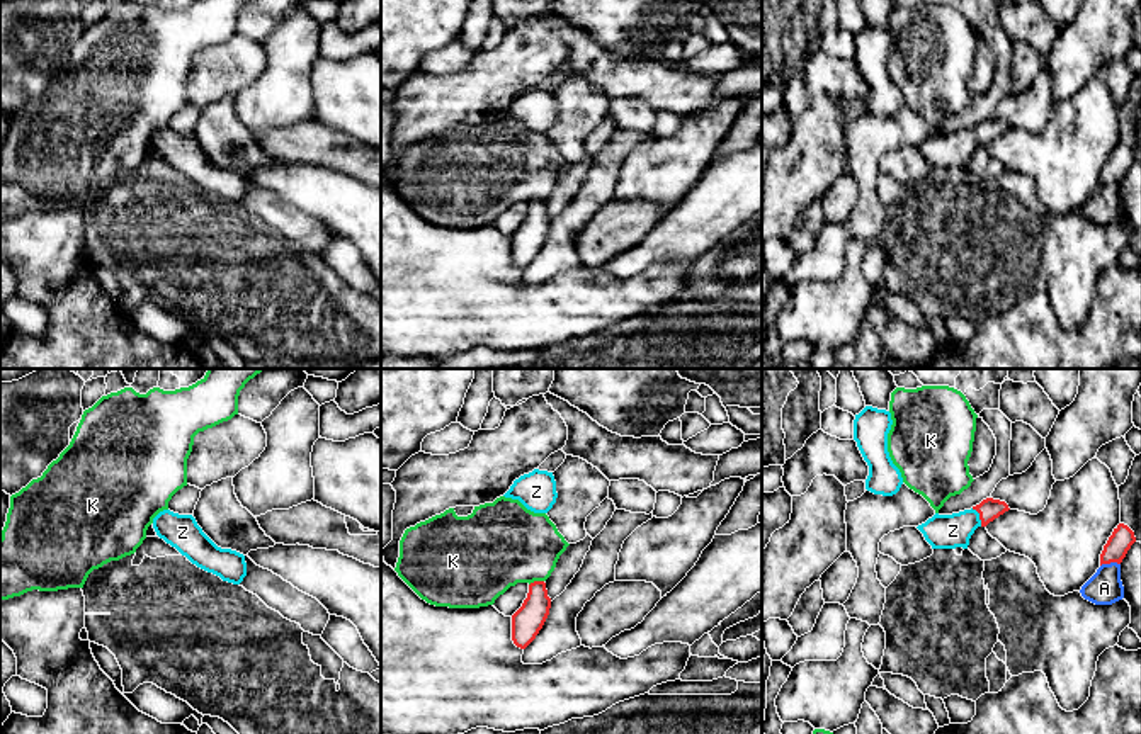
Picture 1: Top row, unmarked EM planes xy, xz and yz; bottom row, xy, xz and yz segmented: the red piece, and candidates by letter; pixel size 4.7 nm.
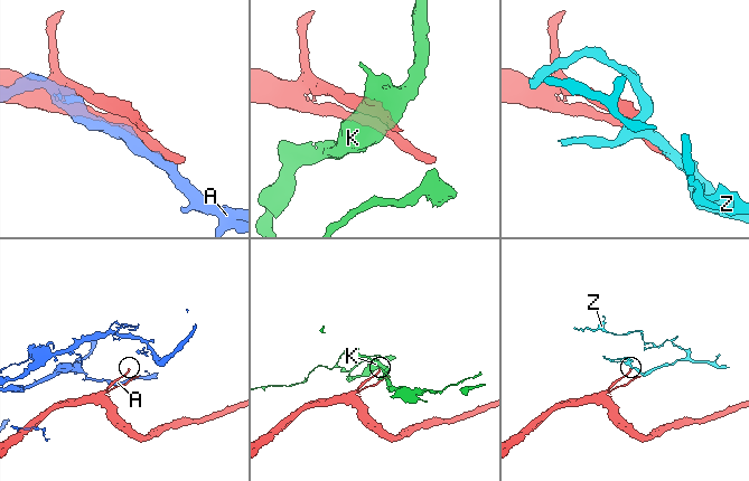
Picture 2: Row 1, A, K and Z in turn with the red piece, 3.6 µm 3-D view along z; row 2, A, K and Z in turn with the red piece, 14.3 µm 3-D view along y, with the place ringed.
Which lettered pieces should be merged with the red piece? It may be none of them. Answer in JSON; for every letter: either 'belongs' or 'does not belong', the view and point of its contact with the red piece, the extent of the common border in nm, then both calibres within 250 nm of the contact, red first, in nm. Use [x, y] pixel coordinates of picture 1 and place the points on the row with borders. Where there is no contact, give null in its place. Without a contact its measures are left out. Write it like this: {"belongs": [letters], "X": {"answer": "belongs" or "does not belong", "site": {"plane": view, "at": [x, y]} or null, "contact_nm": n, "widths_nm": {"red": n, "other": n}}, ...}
{"belongs": ["Z"], "A": {"answer": "does not belong", "site": {"plane": "yz", "at": [1109, 563]}, "contact_nm": 100, "widths_nm": {"red": 110, "other": 160}}, "K": {"answer": "does not belong", "site": {"plane": "xz", "at": [536, 581]}, "contact_nm": 80, "widths_nm": {"red": 150, "other": 400}}, "Z": {"answer": "belongs", "site": {"plane": "yz", "at": [980, 517]}, "contact_nm": 100, "widths_nm": {"red": 100, "other": 160}}}

